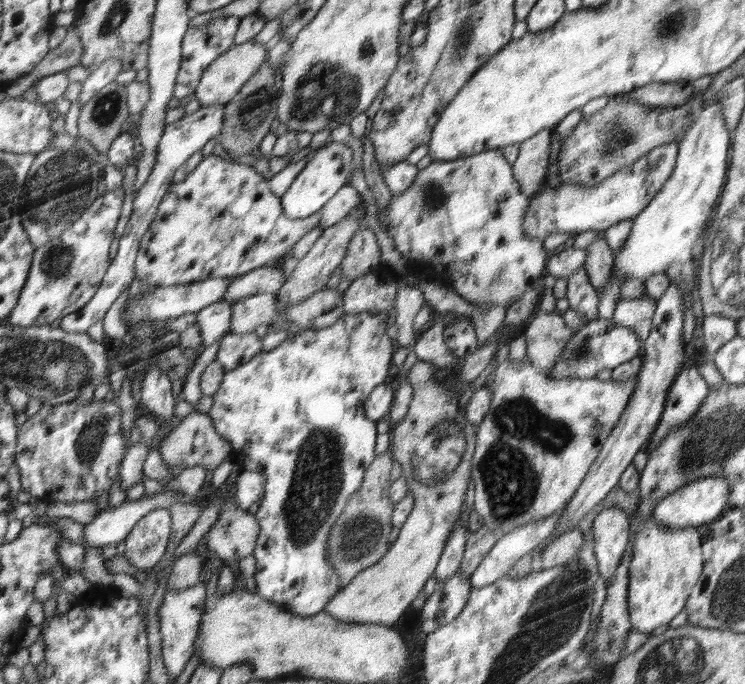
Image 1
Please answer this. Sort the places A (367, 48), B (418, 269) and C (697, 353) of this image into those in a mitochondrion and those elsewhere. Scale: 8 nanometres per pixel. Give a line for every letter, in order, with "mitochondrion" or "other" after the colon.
A: mitochondrion
B: other
C: other

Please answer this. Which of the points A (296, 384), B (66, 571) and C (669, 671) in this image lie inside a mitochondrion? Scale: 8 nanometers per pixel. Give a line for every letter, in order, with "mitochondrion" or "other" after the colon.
A: other
B: other
C: mitochondrion

